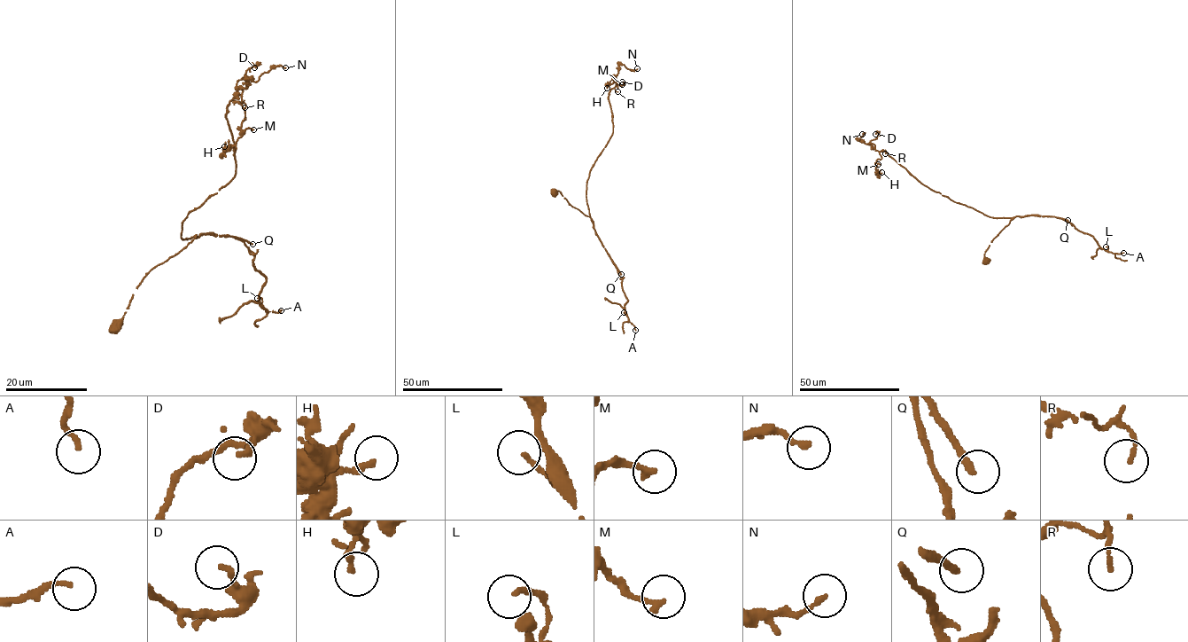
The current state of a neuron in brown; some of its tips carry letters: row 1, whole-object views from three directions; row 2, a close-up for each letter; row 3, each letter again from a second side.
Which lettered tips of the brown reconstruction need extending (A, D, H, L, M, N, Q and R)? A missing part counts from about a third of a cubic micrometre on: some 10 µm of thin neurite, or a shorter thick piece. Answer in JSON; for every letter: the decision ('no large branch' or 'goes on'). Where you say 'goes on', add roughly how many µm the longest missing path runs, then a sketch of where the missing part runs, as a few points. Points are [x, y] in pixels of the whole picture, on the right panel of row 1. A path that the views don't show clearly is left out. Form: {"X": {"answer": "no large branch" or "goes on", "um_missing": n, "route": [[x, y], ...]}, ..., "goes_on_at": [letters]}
{"A": {"answer": "no large branch"}, "D": {"answer": "no large branch"}, "H": {"answer": "no large branch"}, "L": {"answer": "goes on", "um_missing": 10}, "M": {"answer": "no large branch"}, "N": {"answer": "no large branch"}, "Q": {"answer": "no large branch"}, "R": {"answer": "no large branch"}, "goes_on_at": ["L"]}

